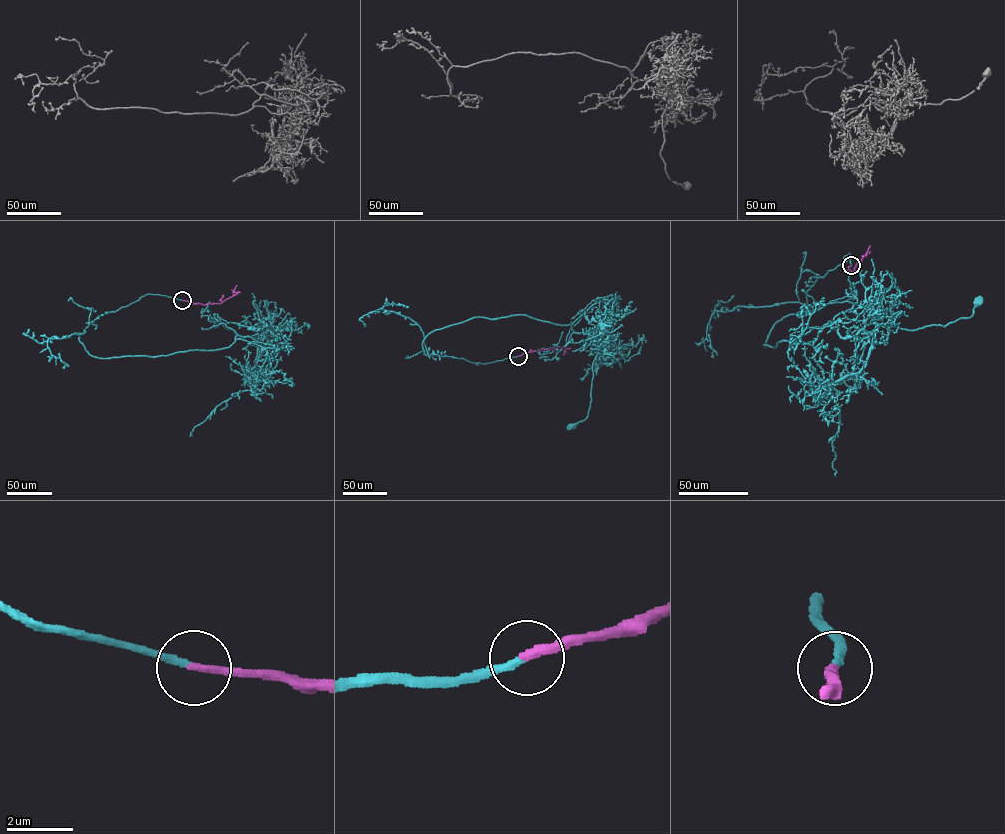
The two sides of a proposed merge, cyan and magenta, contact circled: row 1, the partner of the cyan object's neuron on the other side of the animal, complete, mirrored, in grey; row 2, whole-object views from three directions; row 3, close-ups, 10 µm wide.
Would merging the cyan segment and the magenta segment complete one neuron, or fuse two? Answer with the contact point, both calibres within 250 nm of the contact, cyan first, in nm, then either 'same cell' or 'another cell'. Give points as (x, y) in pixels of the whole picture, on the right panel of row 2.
at (851, 265); 200 nm thick on the cyan side, 260 nm on the other; same cell

